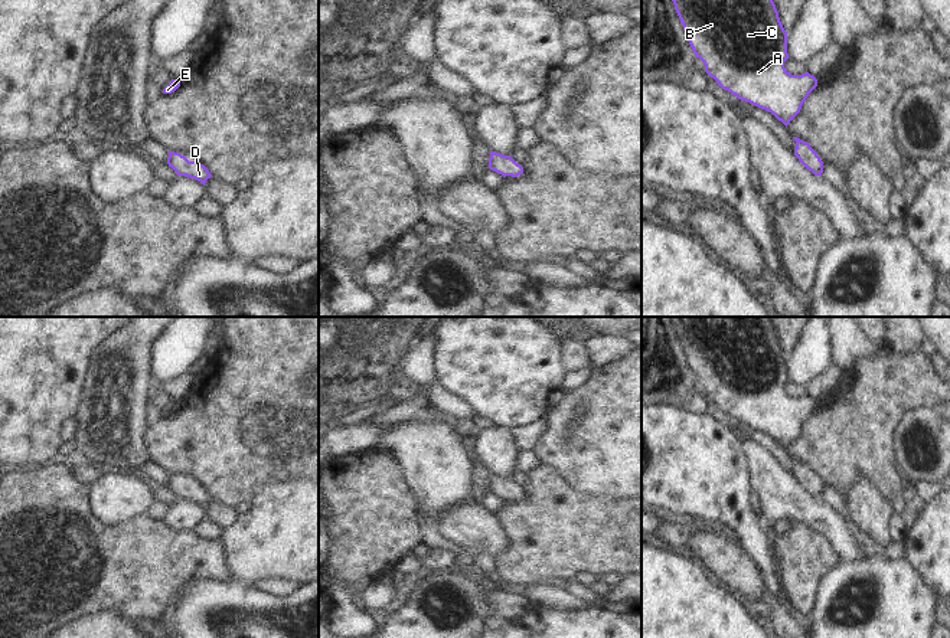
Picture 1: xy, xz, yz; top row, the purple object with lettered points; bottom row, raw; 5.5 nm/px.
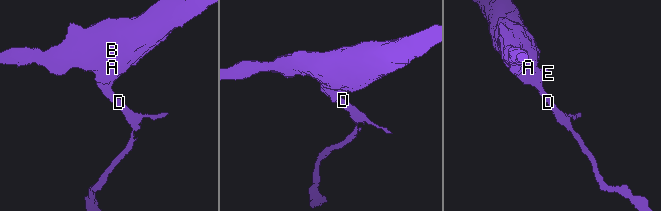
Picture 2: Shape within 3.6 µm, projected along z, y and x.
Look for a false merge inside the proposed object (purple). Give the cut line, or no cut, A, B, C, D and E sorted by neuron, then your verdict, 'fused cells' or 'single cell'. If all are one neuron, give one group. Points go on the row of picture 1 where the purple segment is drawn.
no cut; A B C D E; single cell

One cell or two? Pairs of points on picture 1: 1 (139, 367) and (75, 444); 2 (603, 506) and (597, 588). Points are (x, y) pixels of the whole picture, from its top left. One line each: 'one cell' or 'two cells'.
1: one cell
2: one cell

